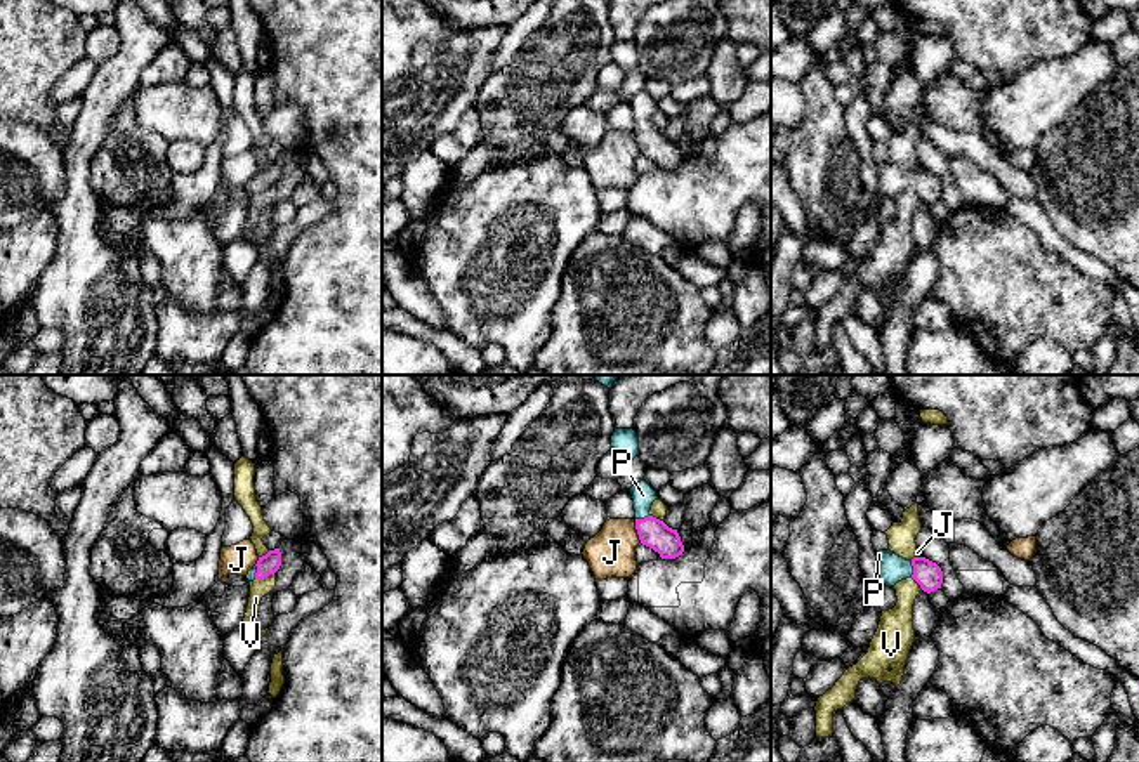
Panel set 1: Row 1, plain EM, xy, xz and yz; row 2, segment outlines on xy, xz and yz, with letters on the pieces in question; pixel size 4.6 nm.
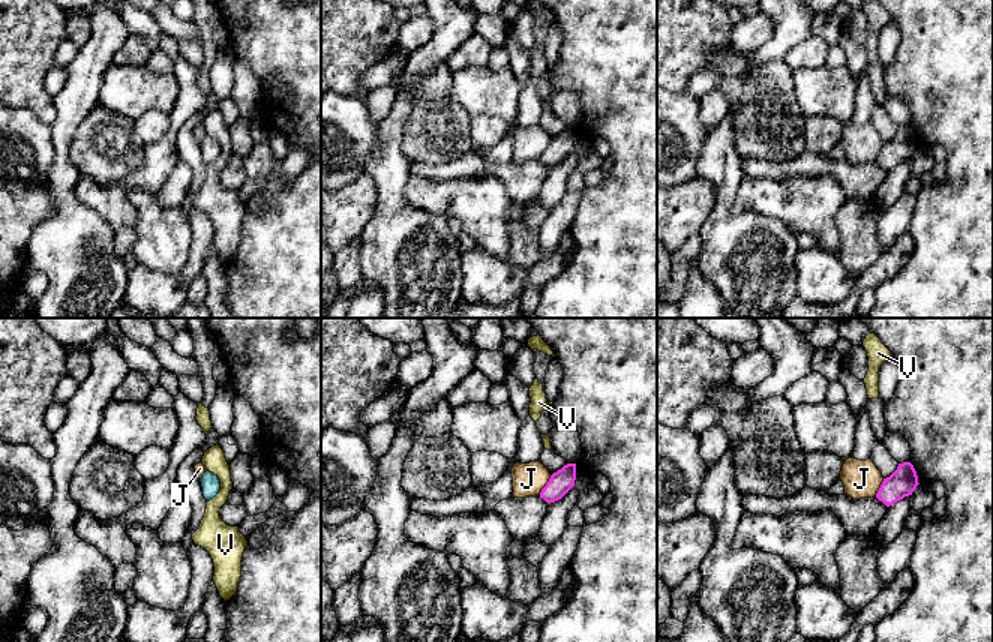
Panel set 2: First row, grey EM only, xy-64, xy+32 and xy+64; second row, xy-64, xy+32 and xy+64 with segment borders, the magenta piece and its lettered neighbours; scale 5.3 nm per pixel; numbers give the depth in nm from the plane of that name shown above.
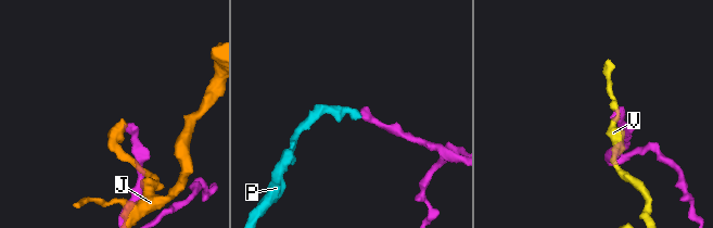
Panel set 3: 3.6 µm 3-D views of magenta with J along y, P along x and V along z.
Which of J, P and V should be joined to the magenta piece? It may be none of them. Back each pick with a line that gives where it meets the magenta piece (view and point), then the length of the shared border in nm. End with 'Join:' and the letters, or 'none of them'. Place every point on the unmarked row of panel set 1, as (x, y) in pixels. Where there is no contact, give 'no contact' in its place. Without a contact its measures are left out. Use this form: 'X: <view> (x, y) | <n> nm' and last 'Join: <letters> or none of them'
P: yz (914, 181) | 80 nm
Join: P

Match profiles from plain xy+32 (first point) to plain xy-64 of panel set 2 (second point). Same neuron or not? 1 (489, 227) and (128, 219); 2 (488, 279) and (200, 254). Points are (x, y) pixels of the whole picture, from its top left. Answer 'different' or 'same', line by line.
1: different
2: same

